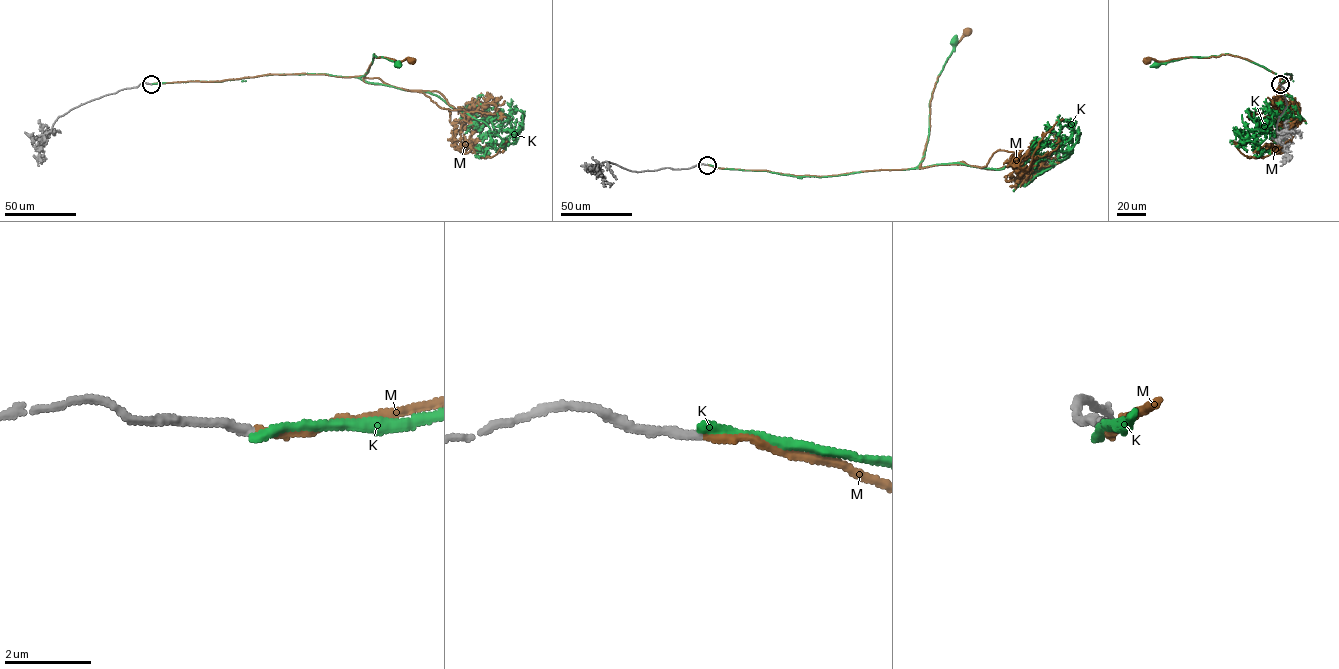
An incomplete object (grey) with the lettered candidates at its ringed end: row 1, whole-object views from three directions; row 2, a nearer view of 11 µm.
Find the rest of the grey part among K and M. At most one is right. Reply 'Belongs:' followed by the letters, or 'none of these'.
Belongs: M

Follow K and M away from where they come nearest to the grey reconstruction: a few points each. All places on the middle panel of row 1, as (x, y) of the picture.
K: (706, 165), (820, 177), (915, 168), (922, 159), (927, 141), (932, 92), (954, 41)
M: (707, 165), (823, 176), (916, 167), (923, 157), (928, 135), (930, 100), (937, 77), (954, 47), (967, 32)

